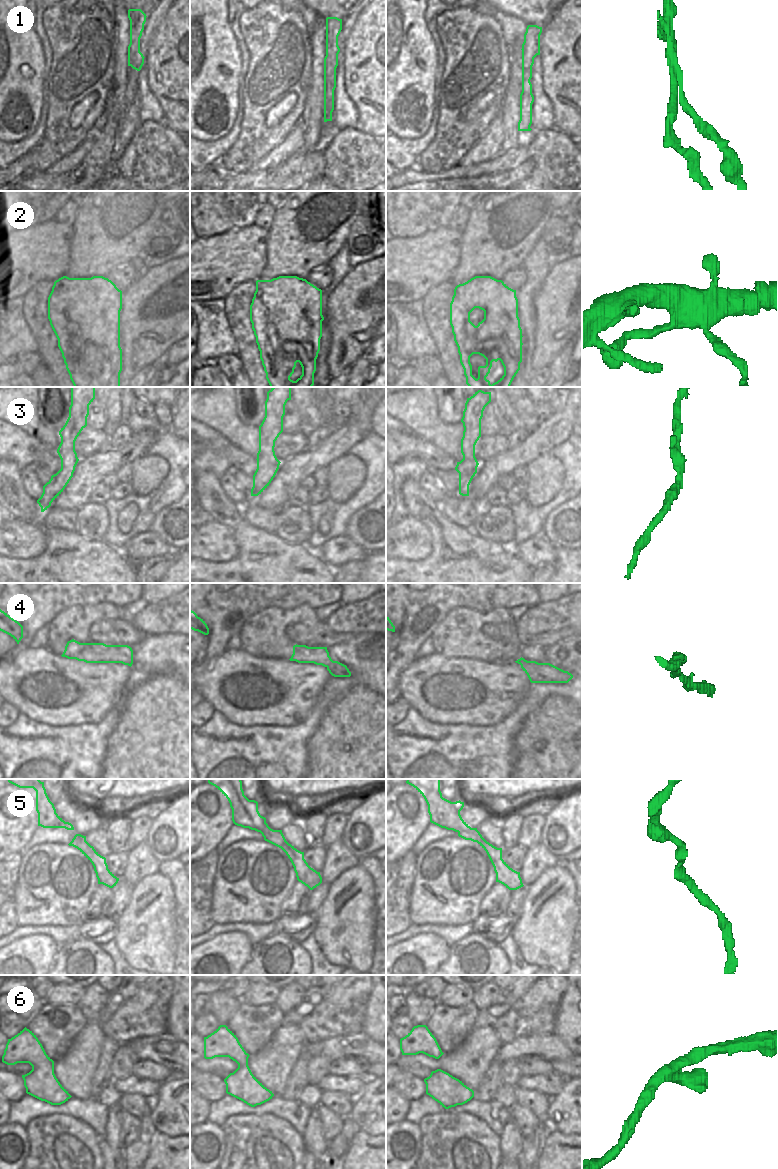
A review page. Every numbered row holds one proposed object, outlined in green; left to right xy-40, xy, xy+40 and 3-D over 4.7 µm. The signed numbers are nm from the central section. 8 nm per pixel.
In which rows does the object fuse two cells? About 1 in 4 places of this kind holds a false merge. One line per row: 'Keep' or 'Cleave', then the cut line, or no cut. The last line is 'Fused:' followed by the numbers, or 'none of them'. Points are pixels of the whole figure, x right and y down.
1: Cleave. Split along xy (324, 82), (335, 83)
2: Keep. No split
3: Keep. No split
4: Keep. No split
5: Keep. No split
6: Keep. No split
Fused: 1.

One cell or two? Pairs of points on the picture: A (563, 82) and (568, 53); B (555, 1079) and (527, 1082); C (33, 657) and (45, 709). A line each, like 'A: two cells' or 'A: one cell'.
A: one cell
B: one cell
C: one cell

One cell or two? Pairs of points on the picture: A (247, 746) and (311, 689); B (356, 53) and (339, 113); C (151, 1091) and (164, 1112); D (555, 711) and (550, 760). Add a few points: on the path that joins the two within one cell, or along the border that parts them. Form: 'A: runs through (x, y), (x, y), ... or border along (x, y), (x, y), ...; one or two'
A: border along (295, 725), (252, 725), (248, 727); two
B: border along (343, 67), (343, 87), (358, 110); two
C: border along (160, 1083), (158, 1093), (151, 1100); two
D: runs through (555, 723), (555, 729), (552, 732), (552, 748); one

